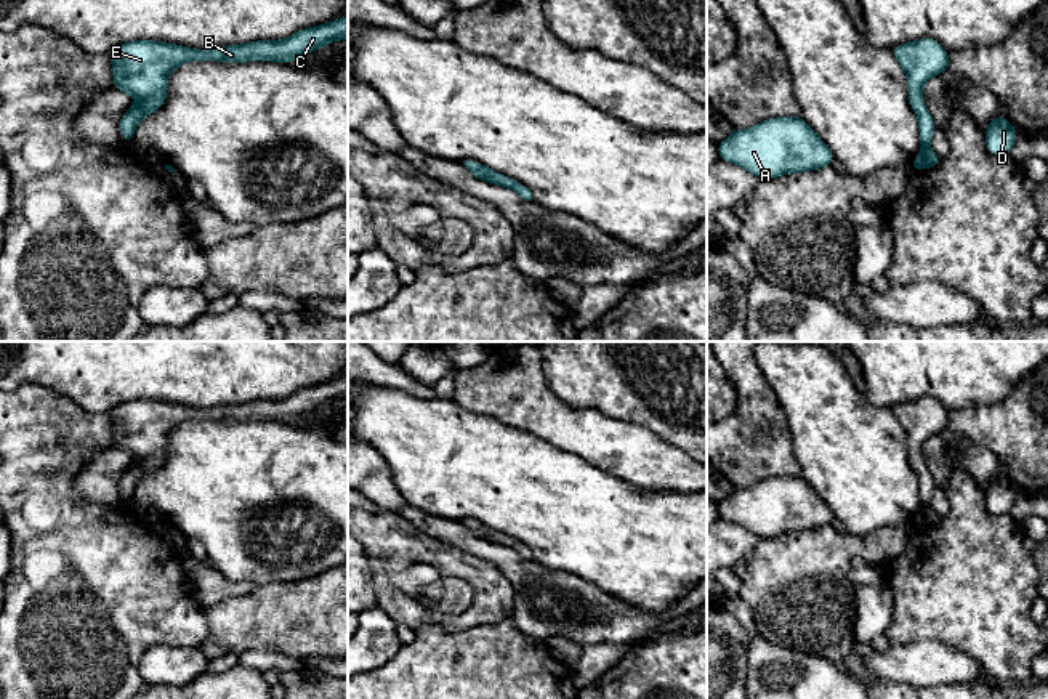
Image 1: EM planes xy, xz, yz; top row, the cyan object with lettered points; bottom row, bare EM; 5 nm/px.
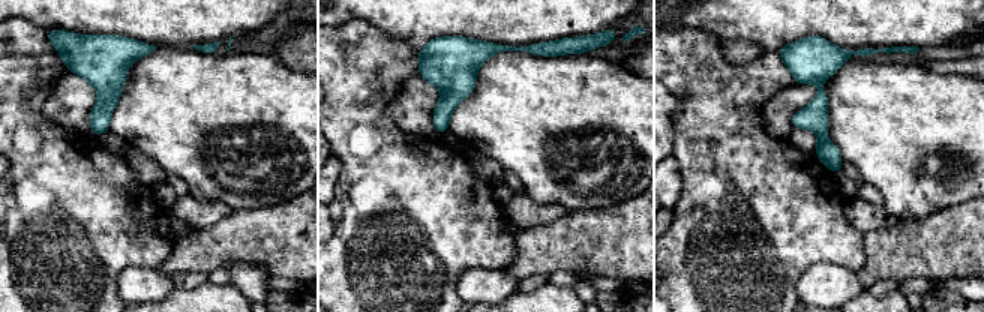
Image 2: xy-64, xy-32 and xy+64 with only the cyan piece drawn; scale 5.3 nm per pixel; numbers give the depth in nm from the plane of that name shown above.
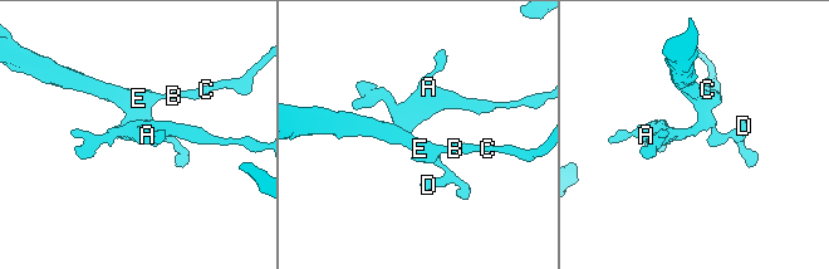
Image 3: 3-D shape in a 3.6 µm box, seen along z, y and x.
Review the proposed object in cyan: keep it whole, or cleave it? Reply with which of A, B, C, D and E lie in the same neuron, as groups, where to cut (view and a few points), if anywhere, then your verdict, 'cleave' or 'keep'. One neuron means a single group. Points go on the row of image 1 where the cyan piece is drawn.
groups A B C D E; cut none; keep

